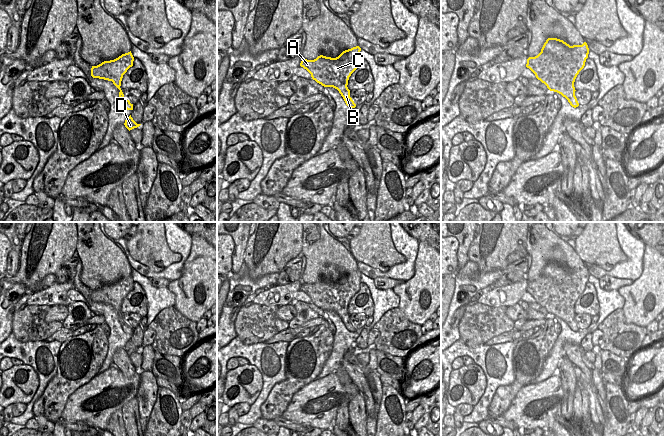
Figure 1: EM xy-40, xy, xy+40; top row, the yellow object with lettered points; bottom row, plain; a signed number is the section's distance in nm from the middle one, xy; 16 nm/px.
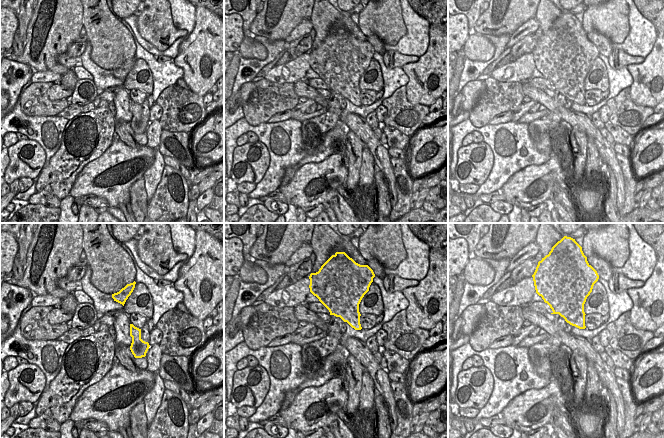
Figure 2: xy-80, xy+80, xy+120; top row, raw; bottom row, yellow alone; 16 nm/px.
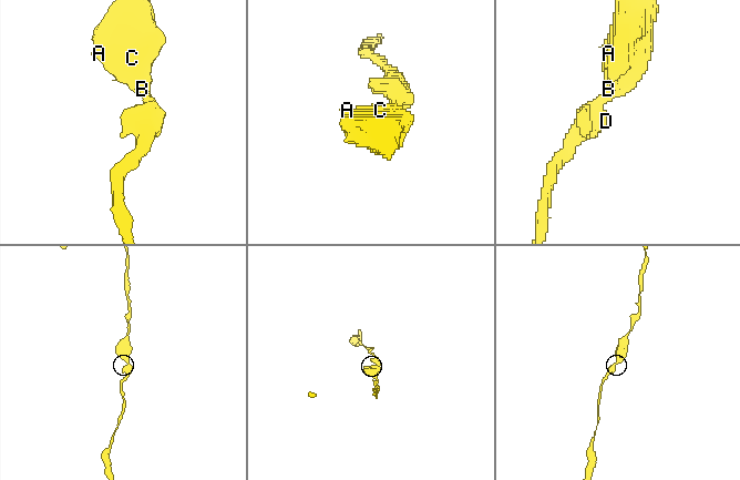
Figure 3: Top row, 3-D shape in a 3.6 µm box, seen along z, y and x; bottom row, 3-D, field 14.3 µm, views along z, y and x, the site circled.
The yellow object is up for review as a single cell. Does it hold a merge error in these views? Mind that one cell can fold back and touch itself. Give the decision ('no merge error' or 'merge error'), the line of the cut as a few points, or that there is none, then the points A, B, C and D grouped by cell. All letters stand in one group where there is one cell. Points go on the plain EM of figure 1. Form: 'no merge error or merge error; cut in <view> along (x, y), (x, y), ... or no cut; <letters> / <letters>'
no merge error; no cut; A B C D

